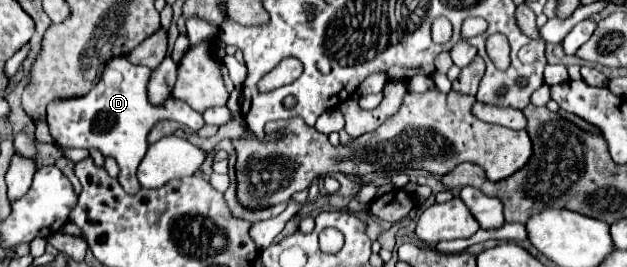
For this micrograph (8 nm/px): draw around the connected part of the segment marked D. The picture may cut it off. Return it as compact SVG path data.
M117 56L105 64L101 80L89 94L77 98L57 98L47 106L47 122L55 142L67 148L99 148L103 156L113 156L119 164L119 182L123 190L127 190L127 194L135 194L141 188L137 180L137 166L147 152L147 134L155 122L175 120L195 132L205 124L199 112L175 98L167 100L167 104L163 106L149 104L149 74L149 68L131 64L125 56Z

